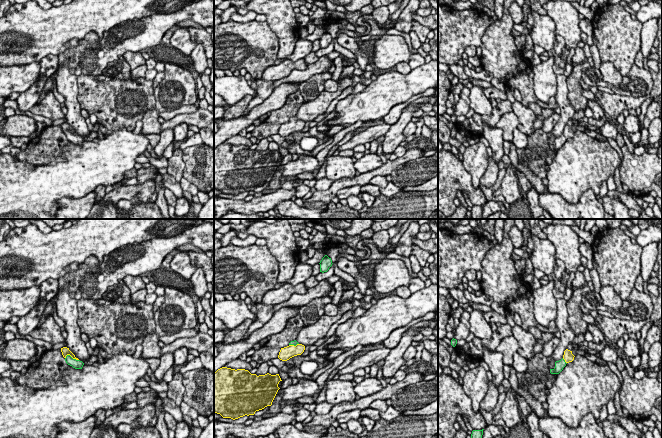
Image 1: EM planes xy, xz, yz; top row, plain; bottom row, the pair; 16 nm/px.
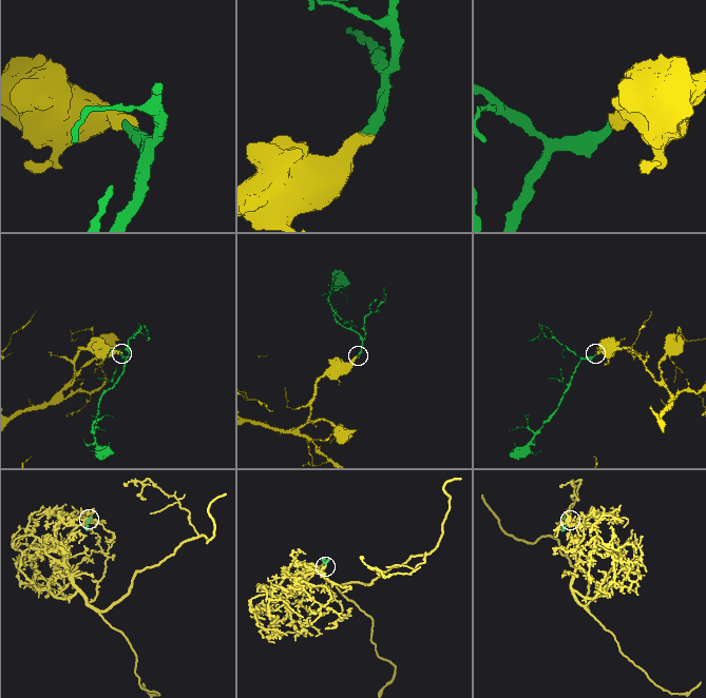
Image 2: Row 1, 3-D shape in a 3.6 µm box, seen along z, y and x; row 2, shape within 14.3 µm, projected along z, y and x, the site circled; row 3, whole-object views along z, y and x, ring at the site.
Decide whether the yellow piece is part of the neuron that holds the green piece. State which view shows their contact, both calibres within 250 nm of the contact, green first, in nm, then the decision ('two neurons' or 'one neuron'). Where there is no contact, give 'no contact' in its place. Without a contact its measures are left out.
contact in xy; calibres 160 and 130 nm; one neuron

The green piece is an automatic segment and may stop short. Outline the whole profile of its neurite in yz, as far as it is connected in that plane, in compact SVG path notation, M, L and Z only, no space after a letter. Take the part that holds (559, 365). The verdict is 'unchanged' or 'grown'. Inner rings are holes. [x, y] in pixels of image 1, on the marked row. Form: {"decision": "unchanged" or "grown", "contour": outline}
{"decision": "grown", "contour": "M566 349L564 351L563 358L559 361L555 362L555 368L550 369L551 374L559 374L563 368L566 366L567 363L572 362L574 360L574 355L572 354L572 351Z"}

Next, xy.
{"decision": "grown", "contour": "M67 347L61 348L61 352L65 361L68 365L72 366L75 369L82 369L84 363L80 361Z"}

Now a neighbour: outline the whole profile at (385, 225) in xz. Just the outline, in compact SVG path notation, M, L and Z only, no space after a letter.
M386 219L383 222L373 222L371 225L371 229L374 232L379 232L382 230L388 230L391 227L394 227L398 222L398 219Z

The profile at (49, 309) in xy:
M53 298L50 302L48 302L48 304L43 312L43 315L40 319L38 327L40 327L40 325L43 324L49 316L52 316L52 314L55 310L57 310L54 307L55 304L56 304L56 298Z

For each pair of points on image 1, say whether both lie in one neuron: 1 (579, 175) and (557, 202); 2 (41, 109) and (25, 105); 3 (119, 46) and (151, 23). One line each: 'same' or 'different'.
1: different
2: different
3: same

